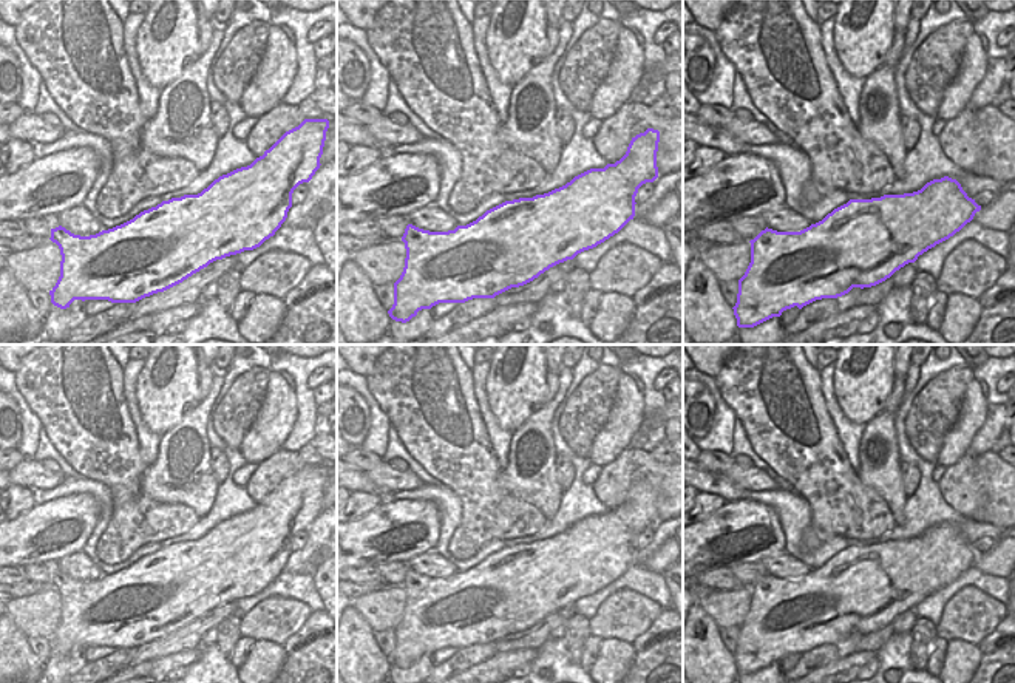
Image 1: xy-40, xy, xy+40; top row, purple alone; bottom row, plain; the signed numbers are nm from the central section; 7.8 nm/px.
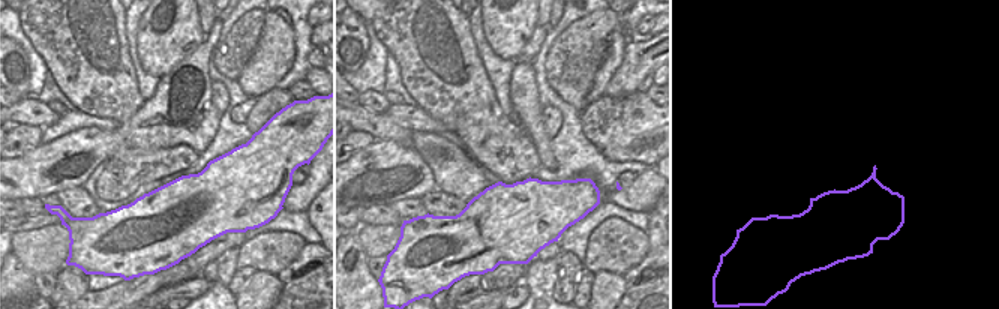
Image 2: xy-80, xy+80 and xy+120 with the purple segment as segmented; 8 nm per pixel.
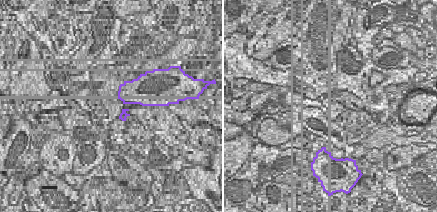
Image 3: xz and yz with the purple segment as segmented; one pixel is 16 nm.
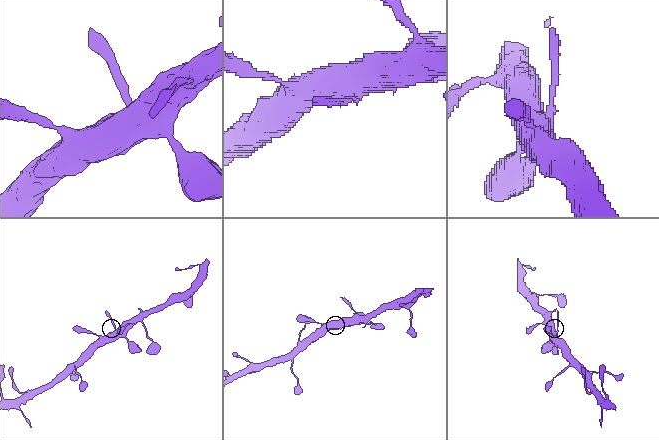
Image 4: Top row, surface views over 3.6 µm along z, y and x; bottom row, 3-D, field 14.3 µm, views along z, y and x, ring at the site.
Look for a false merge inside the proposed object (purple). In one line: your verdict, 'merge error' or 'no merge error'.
no merge error

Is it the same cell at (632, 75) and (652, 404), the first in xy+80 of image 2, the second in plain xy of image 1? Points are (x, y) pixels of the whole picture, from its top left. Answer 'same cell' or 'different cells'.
different cells

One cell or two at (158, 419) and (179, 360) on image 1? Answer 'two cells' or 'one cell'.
one cell

